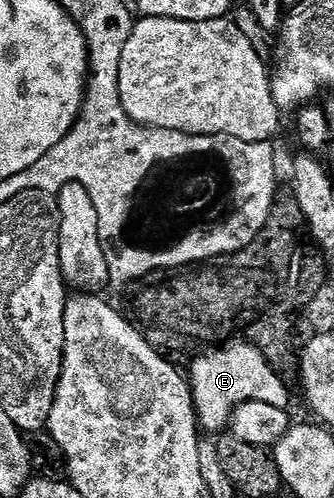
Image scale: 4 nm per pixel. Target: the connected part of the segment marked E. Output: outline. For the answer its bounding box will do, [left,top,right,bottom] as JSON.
[187,341,290,425]

